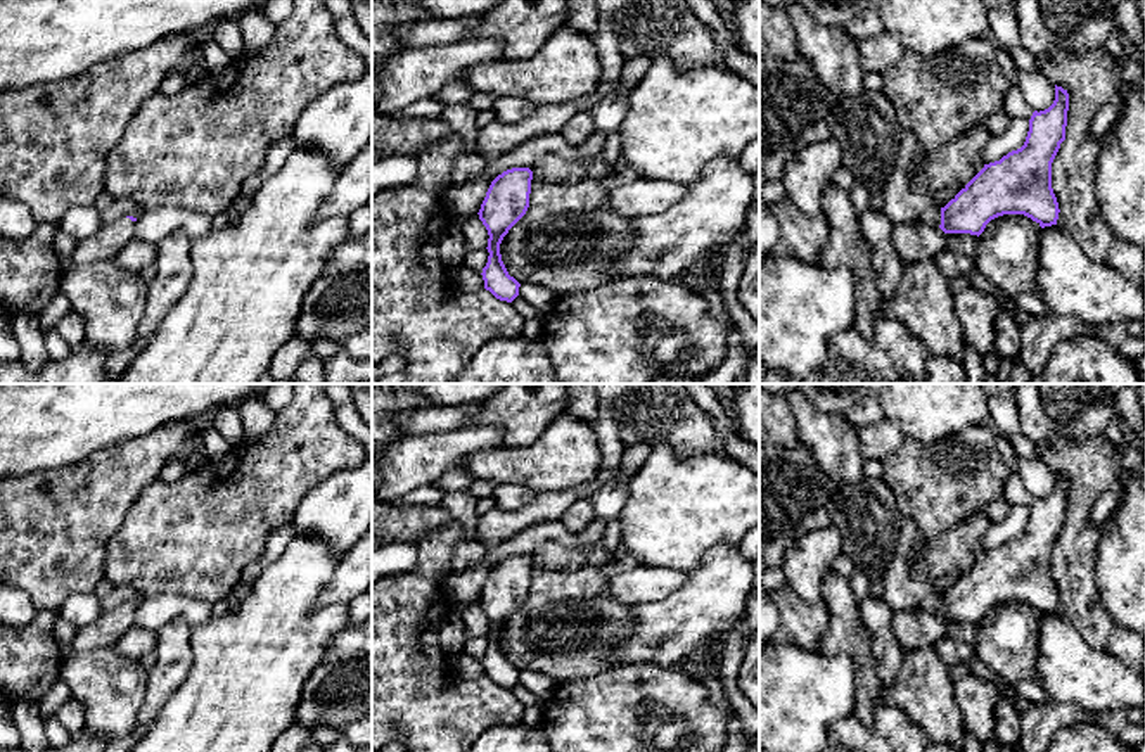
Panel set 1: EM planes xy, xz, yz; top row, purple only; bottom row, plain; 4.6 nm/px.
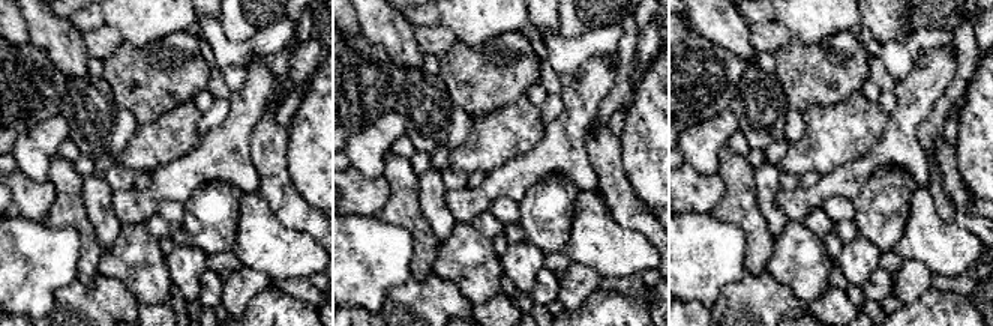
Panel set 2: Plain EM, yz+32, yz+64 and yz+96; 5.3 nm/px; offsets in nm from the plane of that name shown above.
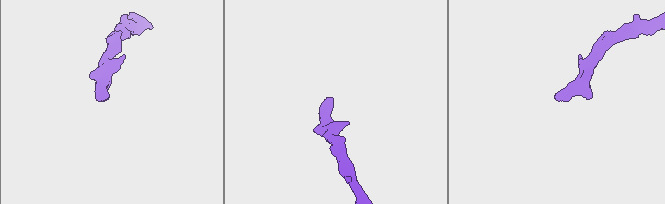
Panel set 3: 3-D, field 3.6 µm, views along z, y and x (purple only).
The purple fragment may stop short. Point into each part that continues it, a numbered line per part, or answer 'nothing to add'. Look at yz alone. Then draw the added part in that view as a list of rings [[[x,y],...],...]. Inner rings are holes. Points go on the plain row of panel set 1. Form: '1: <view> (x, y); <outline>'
1: yz (917, 628); [[[922,607],[892,612],[891,626],[903,652],[932,648],[948,634],[946,621]]]

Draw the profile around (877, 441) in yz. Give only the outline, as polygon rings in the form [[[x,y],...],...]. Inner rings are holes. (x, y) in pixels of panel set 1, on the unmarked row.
[[[886,417],[873,425],[867,425],[860,429],[858,436],[861,439],[863,456],[880,460],[880,462],[887,455],[894,453],[905,441],[899,425]]]

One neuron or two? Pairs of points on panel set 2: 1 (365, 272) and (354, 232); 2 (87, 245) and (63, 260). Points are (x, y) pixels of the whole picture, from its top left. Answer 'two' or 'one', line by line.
1: one
2: two

